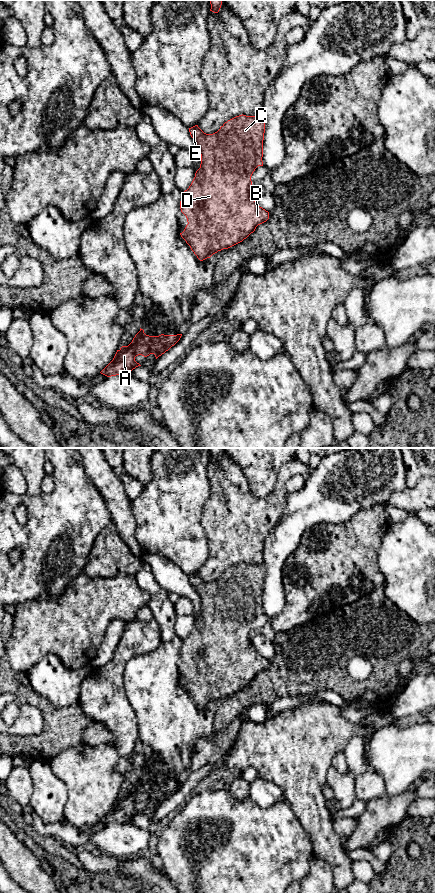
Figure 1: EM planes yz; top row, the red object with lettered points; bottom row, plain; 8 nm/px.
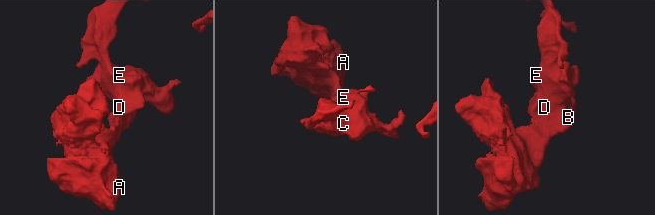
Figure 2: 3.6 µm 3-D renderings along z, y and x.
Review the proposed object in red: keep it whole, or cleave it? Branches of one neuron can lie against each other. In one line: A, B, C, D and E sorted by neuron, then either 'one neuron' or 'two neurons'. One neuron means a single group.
groups A B C D E; one neuron

